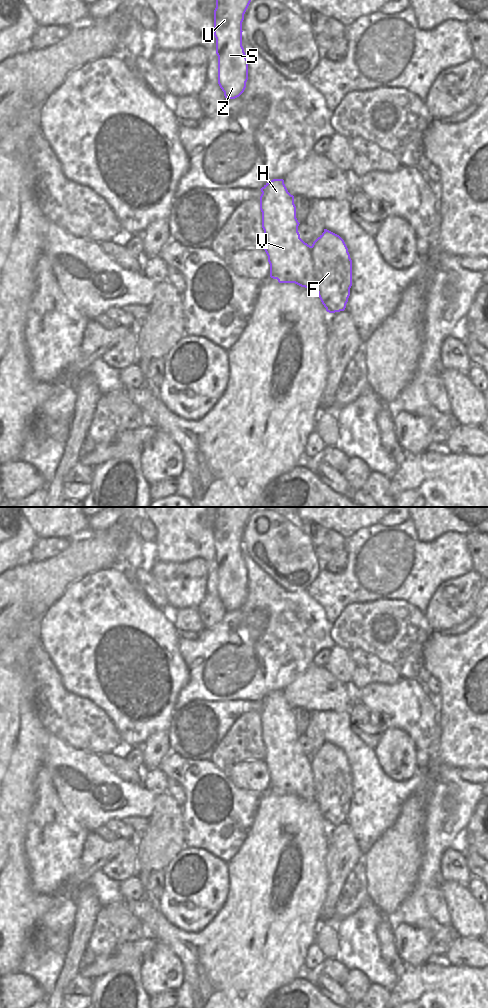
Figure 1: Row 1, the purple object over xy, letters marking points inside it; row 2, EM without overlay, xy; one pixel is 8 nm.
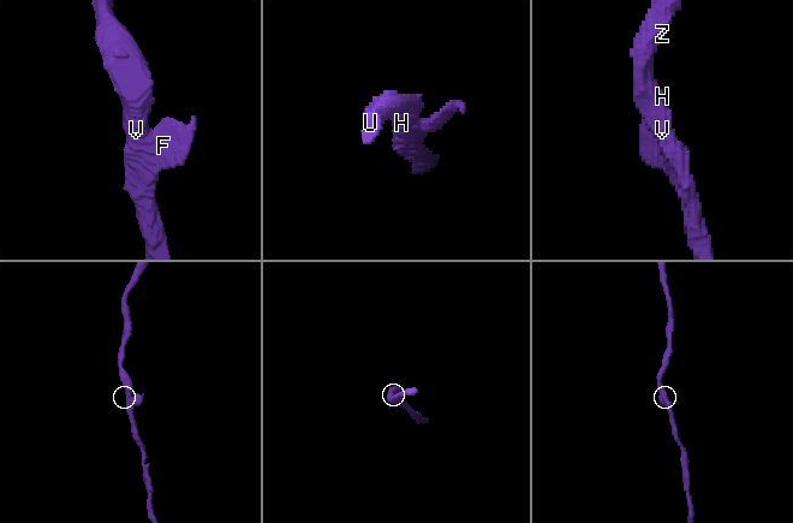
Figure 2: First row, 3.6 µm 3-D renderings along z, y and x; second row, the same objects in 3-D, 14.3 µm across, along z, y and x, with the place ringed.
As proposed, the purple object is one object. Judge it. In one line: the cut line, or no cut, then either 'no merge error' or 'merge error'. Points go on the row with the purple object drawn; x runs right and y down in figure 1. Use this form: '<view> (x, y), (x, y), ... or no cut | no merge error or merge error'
xy (310, 246), (313, 275), (315, 278), (314, 287) | merge error

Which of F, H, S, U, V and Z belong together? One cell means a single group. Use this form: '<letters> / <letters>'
F / H S U V Z

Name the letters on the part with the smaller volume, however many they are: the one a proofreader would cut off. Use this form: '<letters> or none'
F

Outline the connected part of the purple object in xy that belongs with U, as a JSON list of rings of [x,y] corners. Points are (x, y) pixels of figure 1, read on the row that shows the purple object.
[[[216,0],[214,36],[218,84],[226,99],[239,97],[248,80],[248,60],[242,46],[242,22],[251,0]]]

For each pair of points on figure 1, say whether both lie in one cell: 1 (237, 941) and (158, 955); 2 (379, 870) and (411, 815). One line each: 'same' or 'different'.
1: different
2: same

